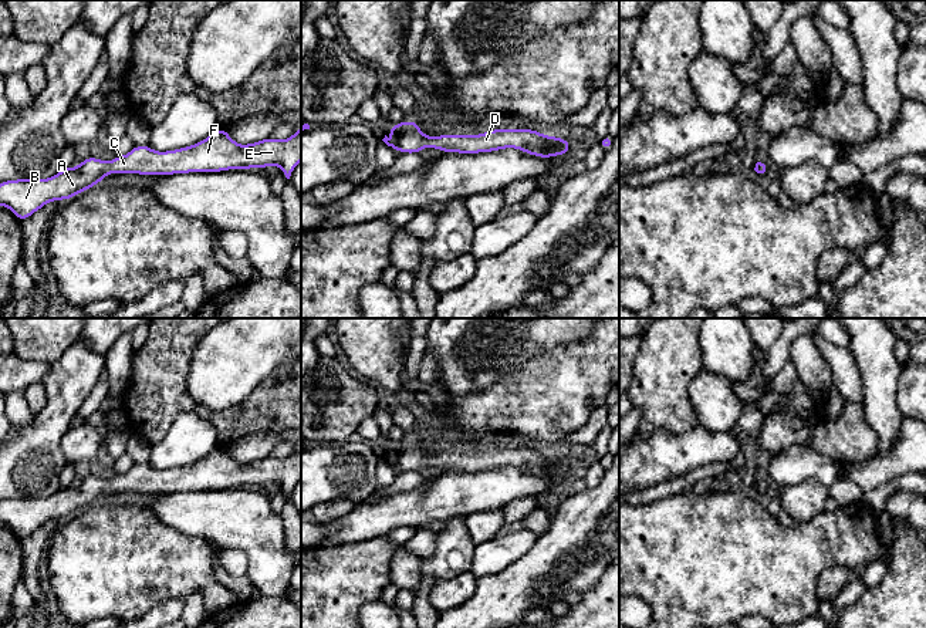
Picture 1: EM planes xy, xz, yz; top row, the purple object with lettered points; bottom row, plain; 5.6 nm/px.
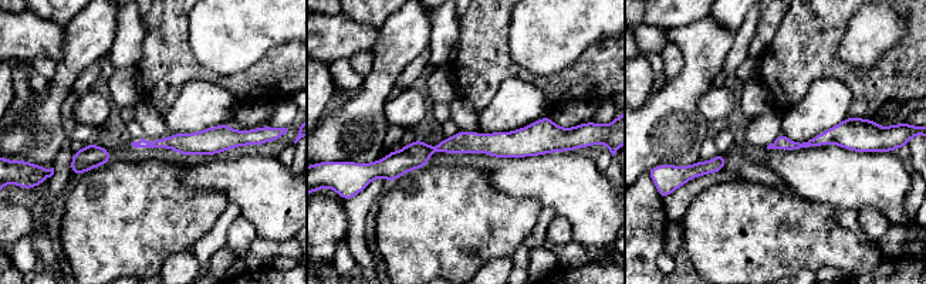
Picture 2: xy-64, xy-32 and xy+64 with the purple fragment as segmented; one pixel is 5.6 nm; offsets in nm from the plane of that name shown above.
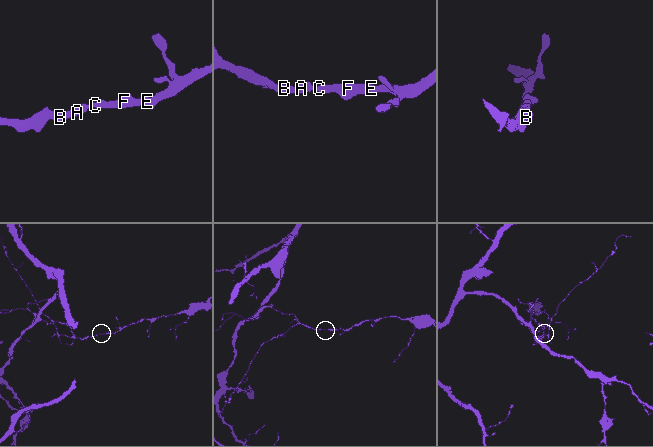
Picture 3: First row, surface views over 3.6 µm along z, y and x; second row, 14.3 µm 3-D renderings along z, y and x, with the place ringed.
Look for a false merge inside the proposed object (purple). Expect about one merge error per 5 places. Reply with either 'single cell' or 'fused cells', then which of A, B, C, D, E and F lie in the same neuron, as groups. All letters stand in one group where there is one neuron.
single cell; A B C D E F

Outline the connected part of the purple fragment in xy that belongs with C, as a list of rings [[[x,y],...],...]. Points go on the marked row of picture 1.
[[[301,126],[285,141],[276,141],[273,136],[250,145],[236,144],[226,129],[219,128],[206,139],[182,149],[156,152],[148,145],[134,146],[125,156],[116,156],[109,163],[94,156],[87,158],[77,168],[61,169],[50,179],[17,179],[0,183],[0,205],[7,206],[20,222],[31,216],[51,200],[71,199],[75,195],[99,183],[108,173],[139,173],[139,175],[173,175],[189,172],[220,172],[229,169],[251,169],[254,166],[268,168],[277,165],[290,179],[294,168],[301,161]]]

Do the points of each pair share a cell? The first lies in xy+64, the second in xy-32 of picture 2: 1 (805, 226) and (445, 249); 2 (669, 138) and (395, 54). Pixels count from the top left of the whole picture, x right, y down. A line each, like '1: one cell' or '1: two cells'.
1: one cell
2: one cell

